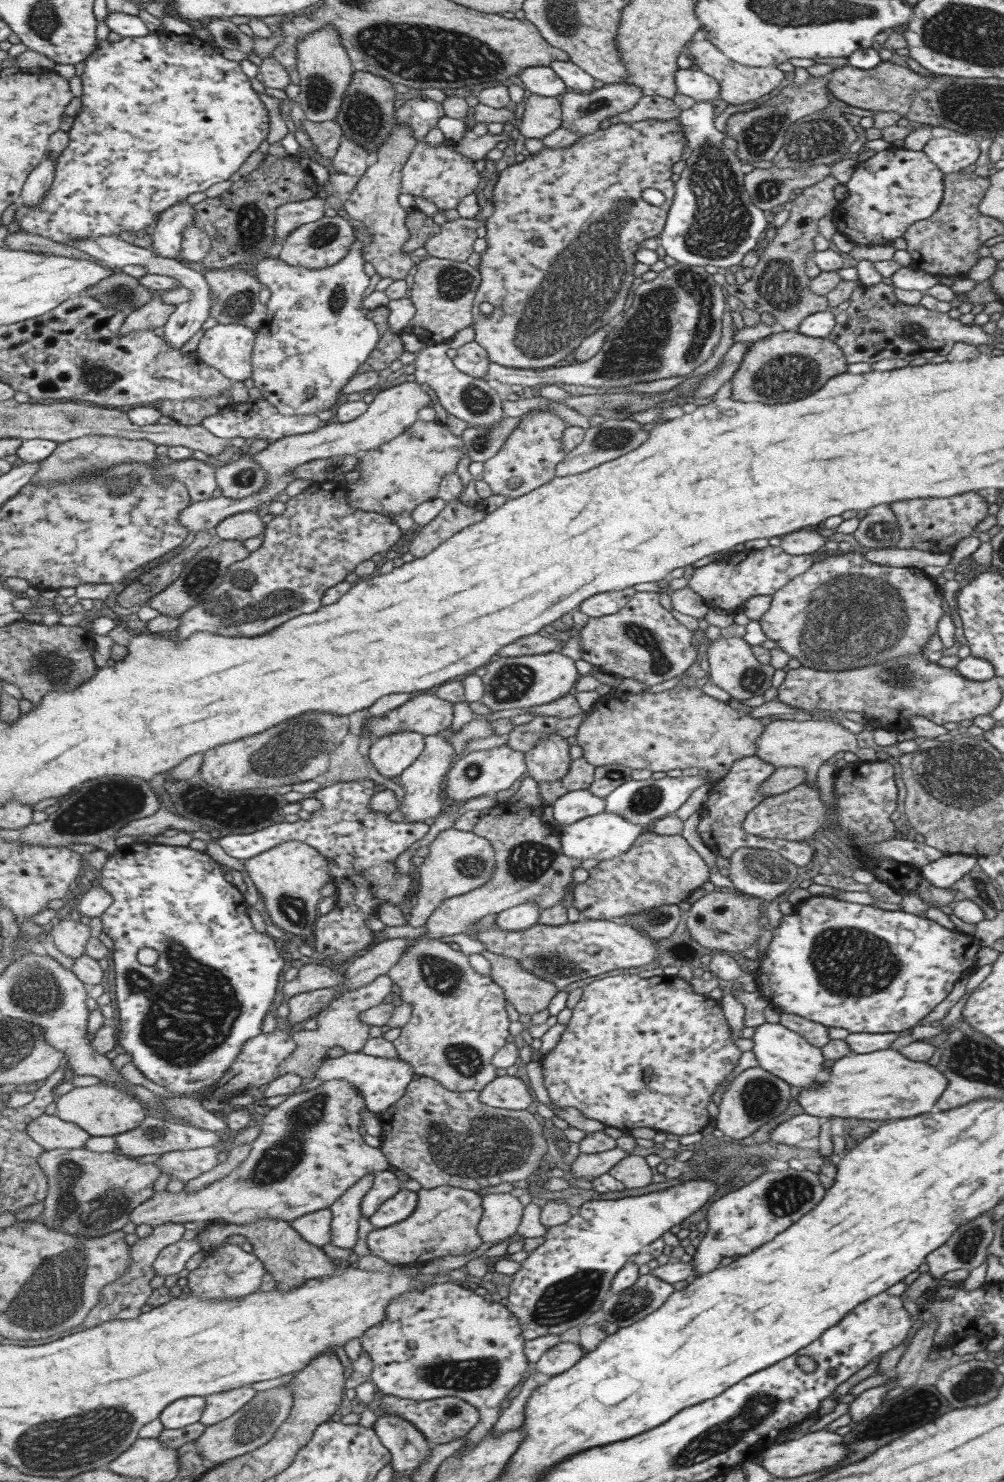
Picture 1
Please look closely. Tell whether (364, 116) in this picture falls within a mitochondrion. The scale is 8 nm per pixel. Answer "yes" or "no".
yes

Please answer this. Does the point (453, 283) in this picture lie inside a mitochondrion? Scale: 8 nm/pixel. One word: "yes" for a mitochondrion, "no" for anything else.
yes

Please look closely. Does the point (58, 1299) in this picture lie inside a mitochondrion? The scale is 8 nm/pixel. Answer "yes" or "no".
yes

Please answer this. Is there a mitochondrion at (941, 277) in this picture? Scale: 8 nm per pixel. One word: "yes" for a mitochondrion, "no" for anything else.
no

